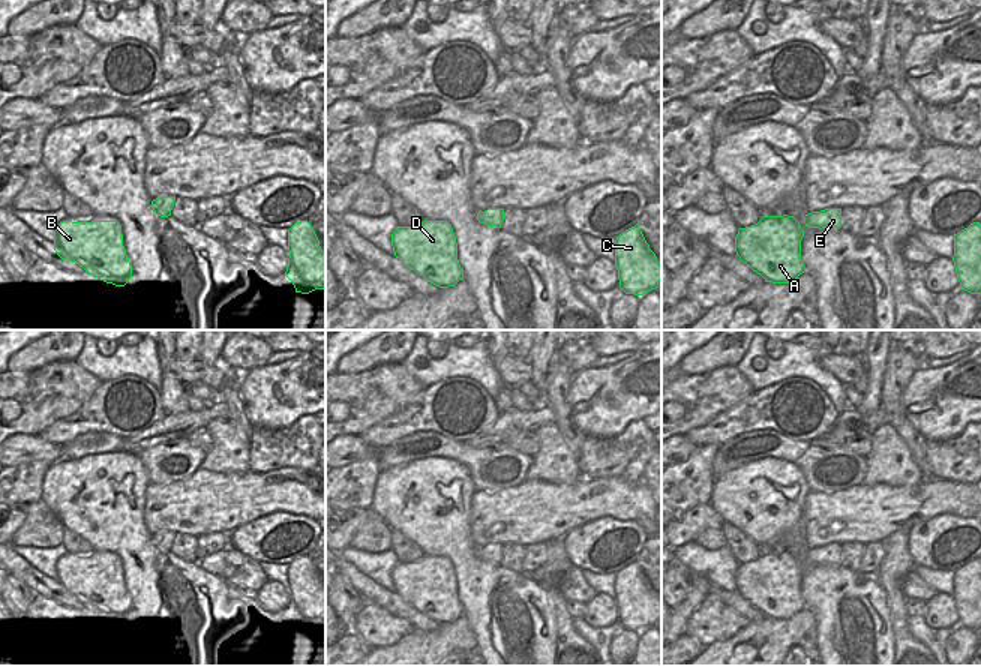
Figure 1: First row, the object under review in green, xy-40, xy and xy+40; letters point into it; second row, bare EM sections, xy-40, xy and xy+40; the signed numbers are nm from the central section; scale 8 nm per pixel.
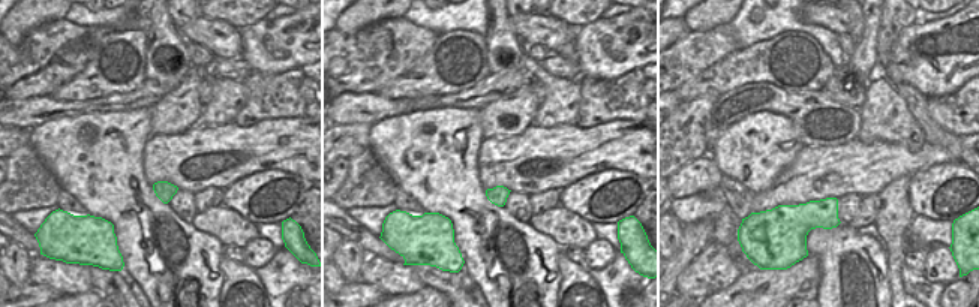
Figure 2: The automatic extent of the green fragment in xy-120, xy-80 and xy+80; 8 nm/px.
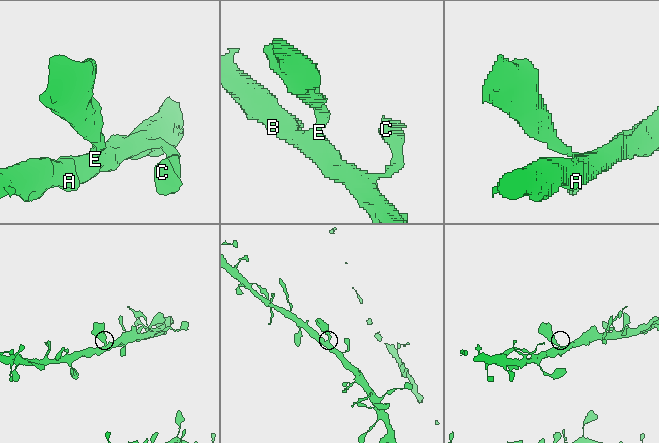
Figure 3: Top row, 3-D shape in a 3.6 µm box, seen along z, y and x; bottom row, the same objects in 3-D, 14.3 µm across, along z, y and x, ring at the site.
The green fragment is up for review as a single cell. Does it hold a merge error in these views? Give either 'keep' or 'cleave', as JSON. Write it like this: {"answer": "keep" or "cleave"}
{"answer": "keep"}

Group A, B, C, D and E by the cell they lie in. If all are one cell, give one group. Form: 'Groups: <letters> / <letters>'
Groups: A B C D E.

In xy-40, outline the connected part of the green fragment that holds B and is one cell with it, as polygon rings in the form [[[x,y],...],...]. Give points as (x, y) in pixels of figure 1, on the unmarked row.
[[[63,556],[54,567],[54,586],[62,596],[78,600],[87,610],[116,622],[132,614],[117,556]]]

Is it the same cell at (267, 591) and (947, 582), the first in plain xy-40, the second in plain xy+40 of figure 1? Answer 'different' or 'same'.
different

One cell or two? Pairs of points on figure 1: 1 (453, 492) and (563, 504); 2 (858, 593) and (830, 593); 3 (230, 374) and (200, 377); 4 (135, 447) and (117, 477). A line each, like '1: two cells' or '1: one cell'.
1: two cells
2: one cell
3: one cell
4: two cells

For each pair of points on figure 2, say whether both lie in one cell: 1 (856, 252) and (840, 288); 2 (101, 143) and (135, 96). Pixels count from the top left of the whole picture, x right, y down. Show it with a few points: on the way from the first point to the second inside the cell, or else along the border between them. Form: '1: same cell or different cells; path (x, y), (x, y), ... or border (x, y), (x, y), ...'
1: same cell; path (856, 261), (853, 274), (849, 279)
2: different cells; border (150, 107), (126, 111), (93, 111), (90, 114)

